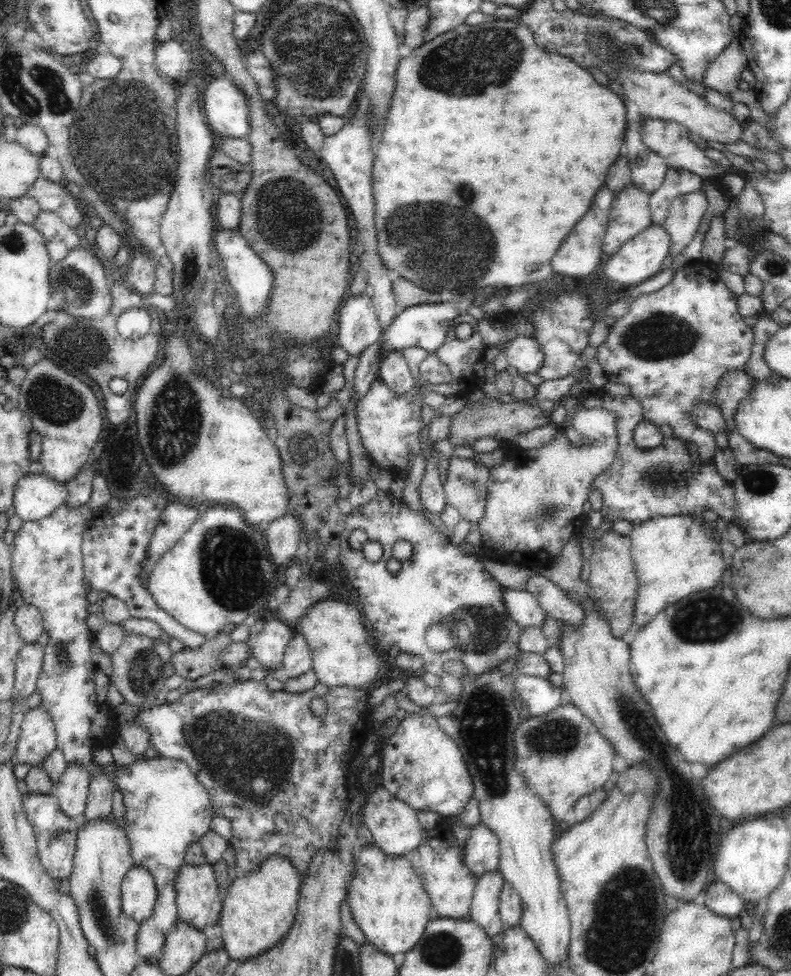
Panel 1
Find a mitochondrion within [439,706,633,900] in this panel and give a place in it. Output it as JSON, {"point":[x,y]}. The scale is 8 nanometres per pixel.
{"point":[556,736]}

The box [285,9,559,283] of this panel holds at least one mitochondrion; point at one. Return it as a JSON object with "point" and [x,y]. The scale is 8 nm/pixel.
{"point":[449,67]}

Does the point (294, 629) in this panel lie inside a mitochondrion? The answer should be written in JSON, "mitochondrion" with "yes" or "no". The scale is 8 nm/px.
{"mitochondrion":"no"}

